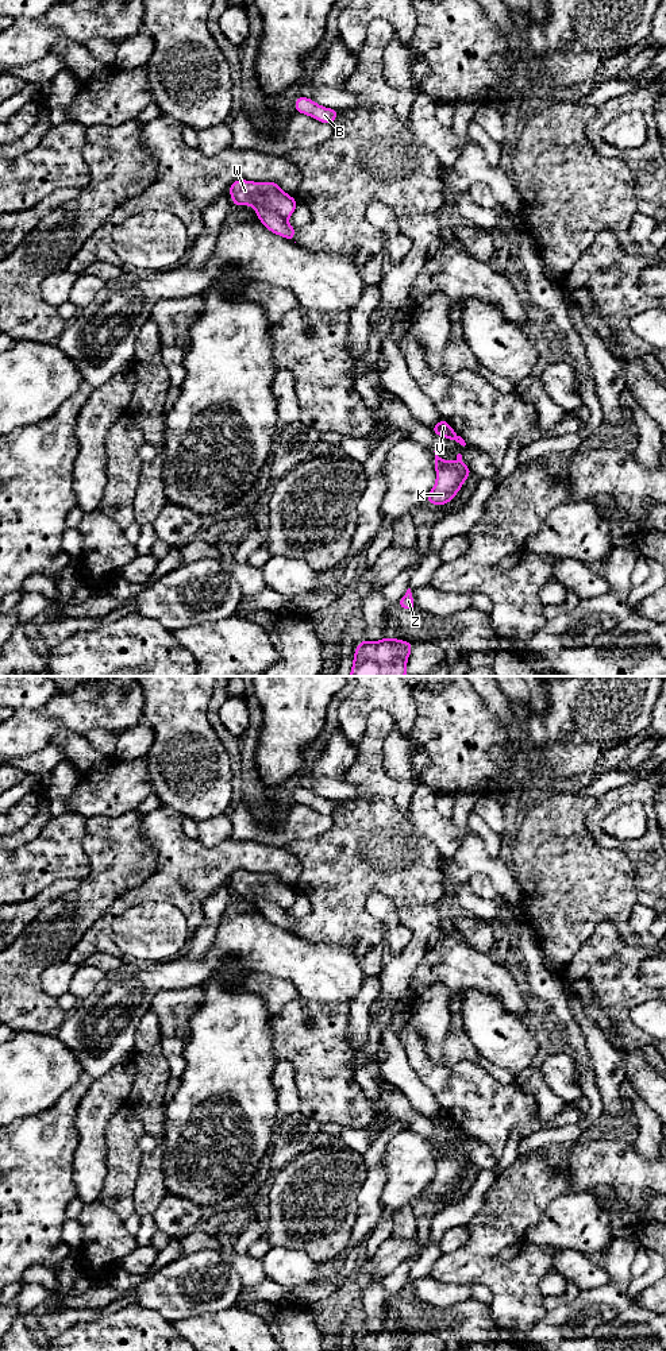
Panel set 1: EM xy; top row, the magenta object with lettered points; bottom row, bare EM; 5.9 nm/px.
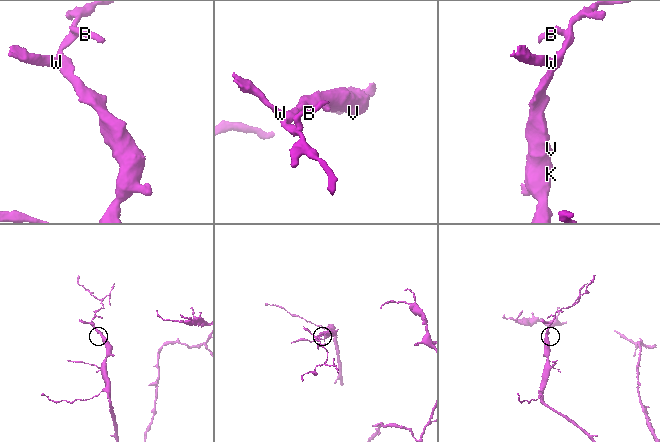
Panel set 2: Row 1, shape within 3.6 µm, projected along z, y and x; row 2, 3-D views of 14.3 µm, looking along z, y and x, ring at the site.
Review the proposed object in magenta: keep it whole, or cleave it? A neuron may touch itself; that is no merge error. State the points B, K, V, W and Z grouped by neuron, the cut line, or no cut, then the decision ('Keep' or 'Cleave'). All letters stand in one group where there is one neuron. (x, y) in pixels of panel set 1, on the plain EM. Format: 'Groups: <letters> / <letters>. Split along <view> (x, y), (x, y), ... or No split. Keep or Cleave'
Groups: B K V W Z. No split. Keep

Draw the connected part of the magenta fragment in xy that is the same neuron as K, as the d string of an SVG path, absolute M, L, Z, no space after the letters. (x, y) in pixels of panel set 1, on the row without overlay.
M435 1143L436 1173L432 1181L427 1185L426 1192L442 1197L450 1194L457 1184L462 1180L463 1173L471 1161L462 1154L462 1146L457 1146L457 1153L449 1153L439 1149Z

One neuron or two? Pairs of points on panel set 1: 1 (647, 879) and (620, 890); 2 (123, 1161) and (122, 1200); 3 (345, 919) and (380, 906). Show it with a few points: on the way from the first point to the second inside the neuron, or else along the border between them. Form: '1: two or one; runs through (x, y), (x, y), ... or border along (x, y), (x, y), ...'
1: two; border along (626, 853), (632, 863), (636, 902)
2: one; runs through (122, 1170), (122, 1191)
3: two; border along (374, 891), (366, 910), (382, 925), (385, 937)

